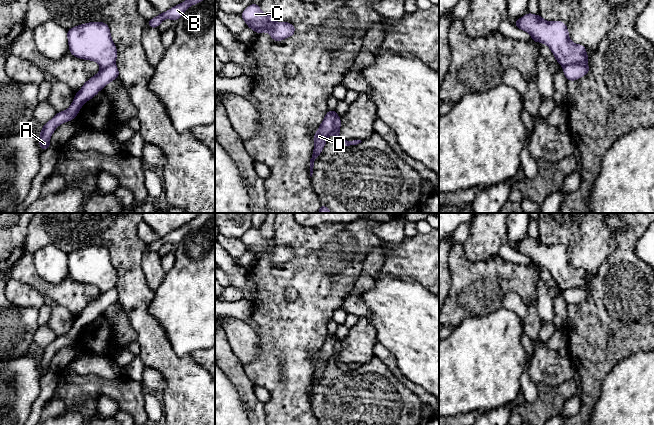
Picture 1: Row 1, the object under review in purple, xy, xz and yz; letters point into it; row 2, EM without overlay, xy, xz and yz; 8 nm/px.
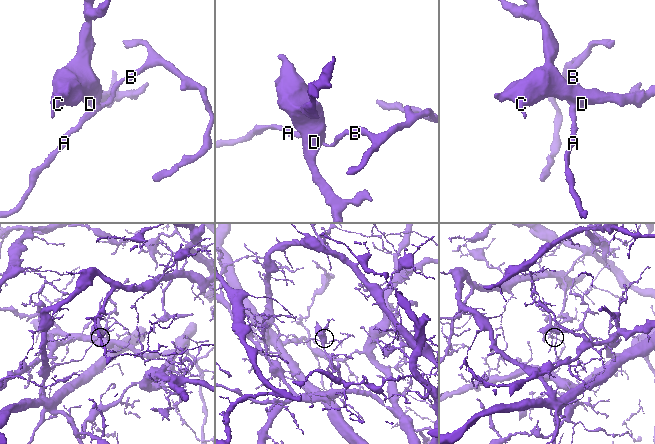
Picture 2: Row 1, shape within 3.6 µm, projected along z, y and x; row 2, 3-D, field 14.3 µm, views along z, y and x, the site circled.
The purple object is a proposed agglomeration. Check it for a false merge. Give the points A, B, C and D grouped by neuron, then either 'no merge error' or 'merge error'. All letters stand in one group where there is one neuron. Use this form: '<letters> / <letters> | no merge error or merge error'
A B / C D | merge error

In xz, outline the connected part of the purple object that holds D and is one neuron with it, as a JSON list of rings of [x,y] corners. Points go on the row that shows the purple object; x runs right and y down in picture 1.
[[[328,110],[317,132],[313,136],[314,150],[310,159],[310,176],[313,174],[313,167],[316,158],[321,154],[325,147],[329,135],[334,135],[334,117],[337,116],[335,110]]]

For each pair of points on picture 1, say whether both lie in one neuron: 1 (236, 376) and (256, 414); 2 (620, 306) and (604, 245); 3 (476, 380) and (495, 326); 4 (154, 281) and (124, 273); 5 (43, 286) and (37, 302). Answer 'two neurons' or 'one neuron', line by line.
1: one neuron
2: two neurons
3: one neuron
4: two neurons
5: two neurons

